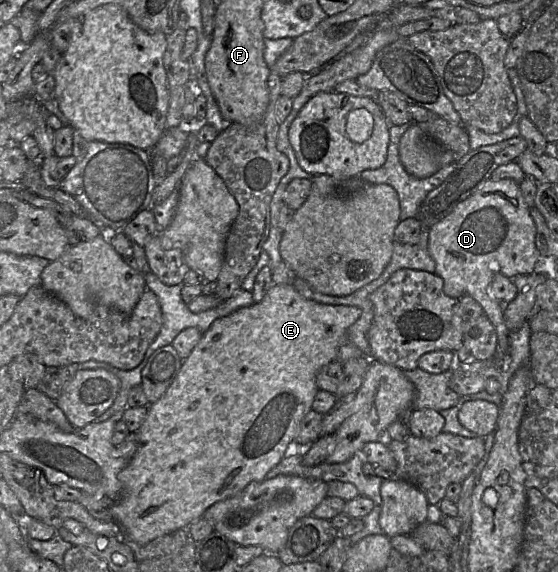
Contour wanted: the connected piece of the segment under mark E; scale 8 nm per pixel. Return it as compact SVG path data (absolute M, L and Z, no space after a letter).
M273 284L260 302L216 319L190 355L183 360L180 371L166 392L155 403L149 404L147 418L136 432L138 449L129 464L117 475L124 490L111 513L125 534L136 543L145 545L176 530L187 529L192 522L202 518L214 503L236 496L251 482L264 480L269 470L292 450L300 423L312 409L312 403L319 391L316 384L317 373L323 366L336 360L339 347L348 340L348 328L360 315L361 310L358 307L318 303L304 298L293 284Z

